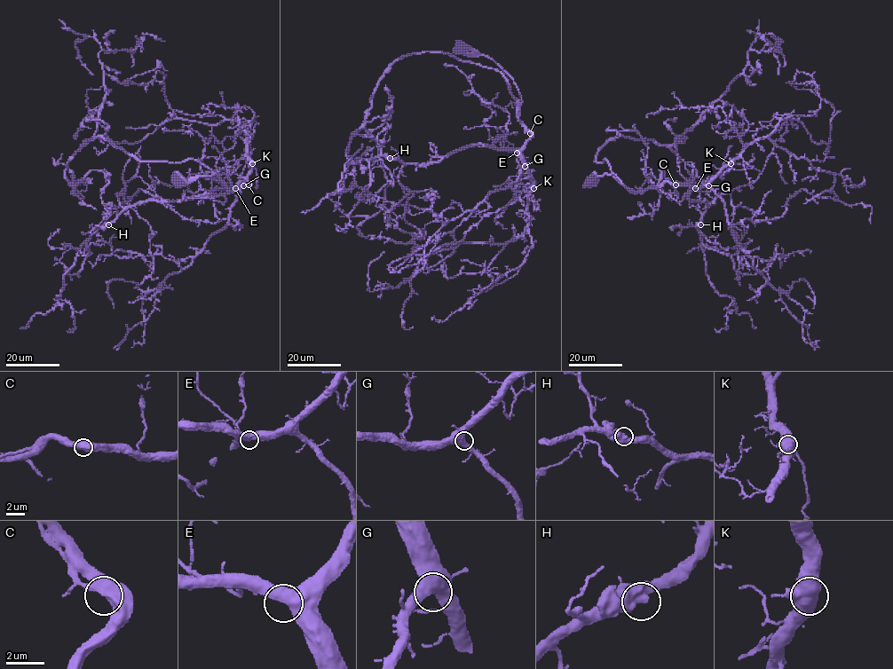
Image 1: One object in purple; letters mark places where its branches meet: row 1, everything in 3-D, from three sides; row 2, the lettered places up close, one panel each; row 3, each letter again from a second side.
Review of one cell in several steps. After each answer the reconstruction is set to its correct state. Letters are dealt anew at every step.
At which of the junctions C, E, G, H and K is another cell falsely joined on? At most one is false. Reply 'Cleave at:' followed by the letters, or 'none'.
Cleave at: none

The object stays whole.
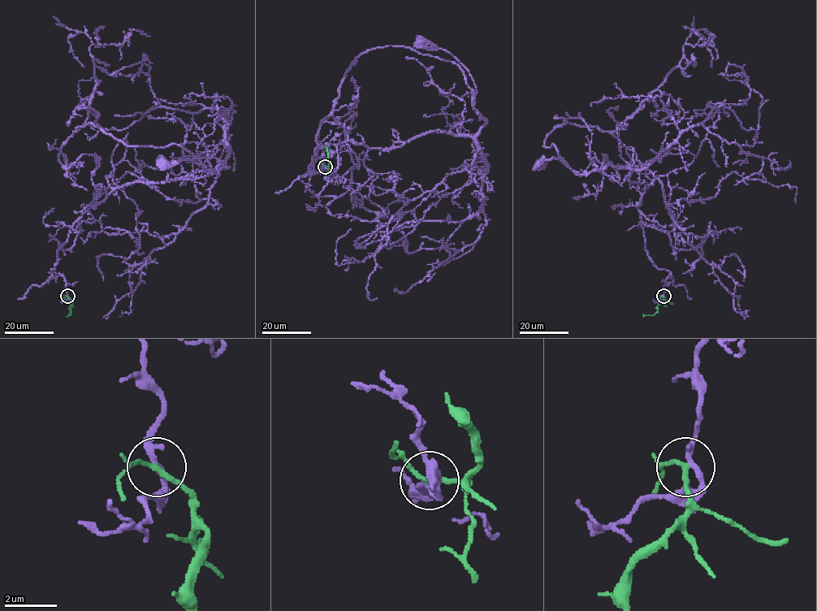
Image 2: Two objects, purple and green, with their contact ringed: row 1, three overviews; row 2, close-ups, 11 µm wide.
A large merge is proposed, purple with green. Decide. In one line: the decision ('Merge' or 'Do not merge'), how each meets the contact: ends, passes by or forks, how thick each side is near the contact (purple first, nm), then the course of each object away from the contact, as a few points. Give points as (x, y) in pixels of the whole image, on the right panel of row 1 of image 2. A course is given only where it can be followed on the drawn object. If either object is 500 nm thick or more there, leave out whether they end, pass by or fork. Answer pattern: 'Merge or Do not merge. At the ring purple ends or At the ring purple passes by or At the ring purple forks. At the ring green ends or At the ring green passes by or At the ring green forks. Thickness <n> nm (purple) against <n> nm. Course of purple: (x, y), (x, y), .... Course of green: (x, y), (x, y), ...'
Do not merge. At the ring purple passes by. At the ring green passes by. Thickness 220 nm (purple) against 170 nm. Course of purple: (663, 296), (671, 272), (645, 249), (644, 182), (607, 165), (581, 175), (562, 158), (542, 164). Course of green: (663, 296), (658, 311), (645, 317)

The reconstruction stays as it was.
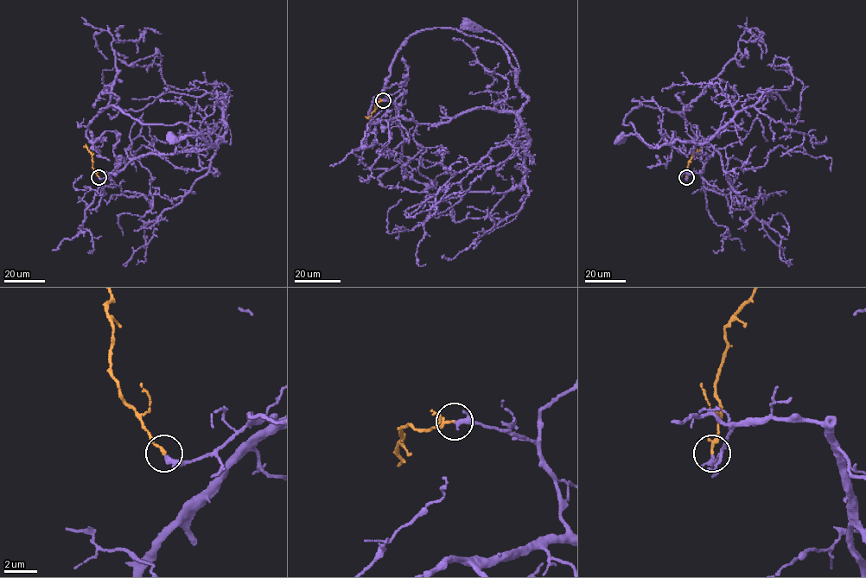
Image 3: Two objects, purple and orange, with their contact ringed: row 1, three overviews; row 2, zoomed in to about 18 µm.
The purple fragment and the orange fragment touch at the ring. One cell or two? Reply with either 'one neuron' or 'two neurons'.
one neuron

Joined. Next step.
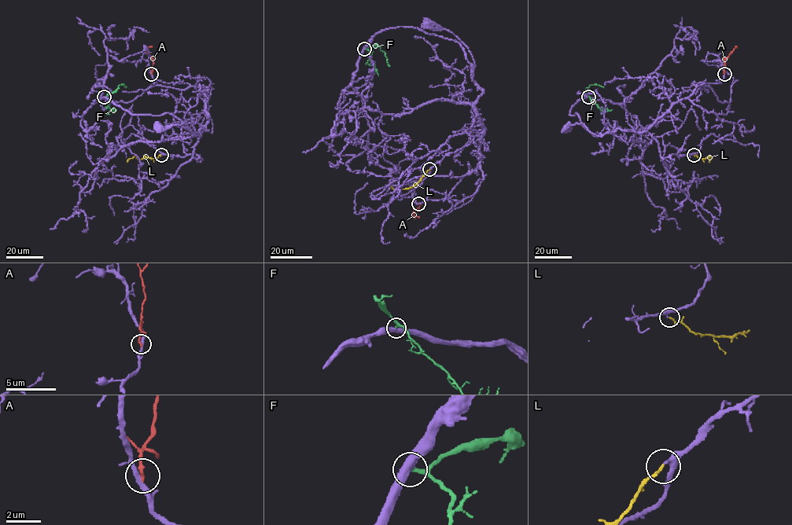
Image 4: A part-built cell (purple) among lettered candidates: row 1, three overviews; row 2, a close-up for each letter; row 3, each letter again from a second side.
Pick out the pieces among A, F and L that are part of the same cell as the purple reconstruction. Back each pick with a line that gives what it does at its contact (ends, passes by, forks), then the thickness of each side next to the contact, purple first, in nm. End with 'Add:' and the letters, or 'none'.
L: it ends there; 240 nm thick on the purple side, 150 nm on the other
Add: L

